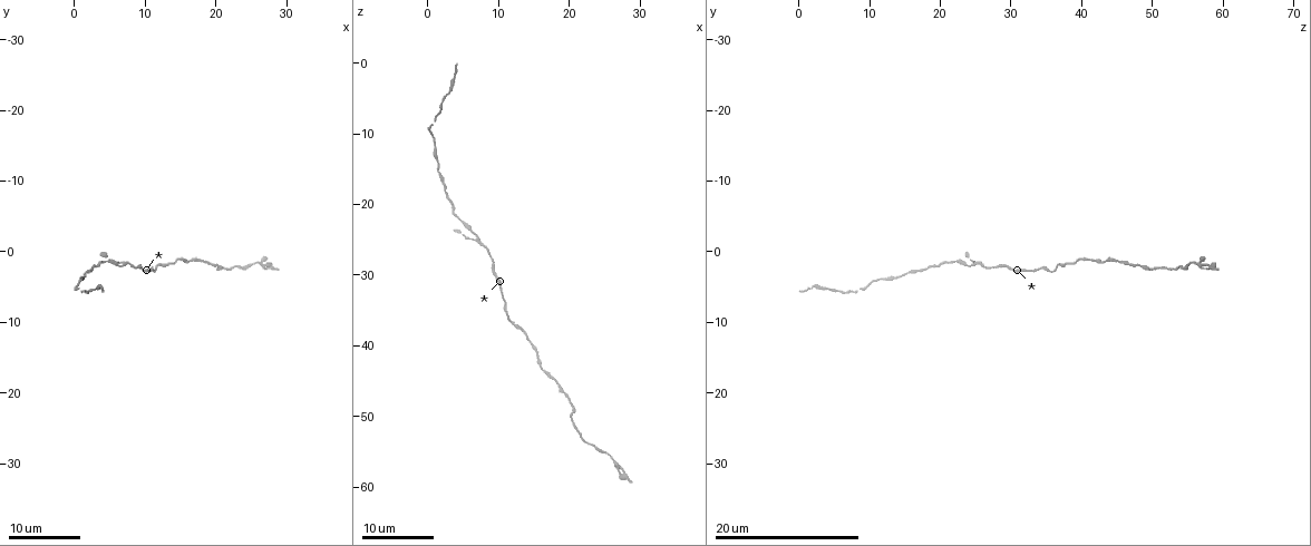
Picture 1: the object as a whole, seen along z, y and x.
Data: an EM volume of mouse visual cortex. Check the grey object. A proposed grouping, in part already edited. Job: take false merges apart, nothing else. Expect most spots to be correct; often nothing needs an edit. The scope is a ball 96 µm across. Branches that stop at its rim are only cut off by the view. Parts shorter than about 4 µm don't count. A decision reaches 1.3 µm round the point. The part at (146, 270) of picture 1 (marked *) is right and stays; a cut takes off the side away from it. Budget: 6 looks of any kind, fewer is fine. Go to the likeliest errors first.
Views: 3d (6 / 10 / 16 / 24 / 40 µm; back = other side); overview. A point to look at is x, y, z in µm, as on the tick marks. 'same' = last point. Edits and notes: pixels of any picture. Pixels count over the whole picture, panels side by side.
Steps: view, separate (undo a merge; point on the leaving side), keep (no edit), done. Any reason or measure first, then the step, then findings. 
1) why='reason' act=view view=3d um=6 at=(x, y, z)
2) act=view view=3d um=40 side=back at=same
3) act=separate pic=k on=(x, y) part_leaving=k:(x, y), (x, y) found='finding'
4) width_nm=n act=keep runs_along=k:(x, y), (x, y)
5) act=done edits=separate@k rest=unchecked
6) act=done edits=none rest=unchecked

why='narrows sharply' act=view view=3d um=16 at=(20.0, 2.0, 48.0)

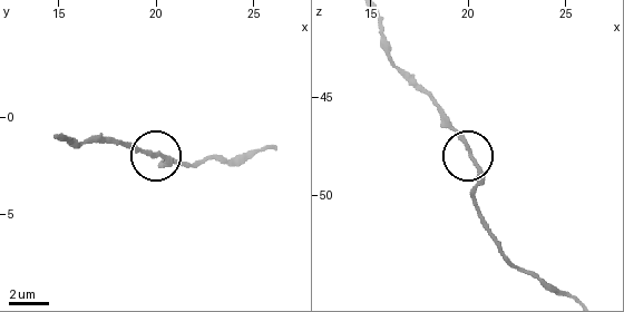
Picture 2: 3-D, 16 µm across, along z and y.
why='zoom in' act=view view=3d um=10 at=(20.1, 1.8, 48.1)

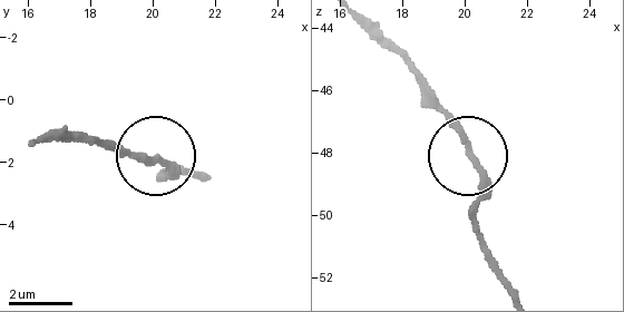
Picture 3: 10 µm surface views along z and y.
width_nm=190 act=keep runs_along=3:(368, 25), (466, 145), (479, 176), (471, 224), (479, 245) found='one neuron here'

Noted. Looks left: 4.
act=view view=3d um=24 at=(25.5, 1.5, 55.5)

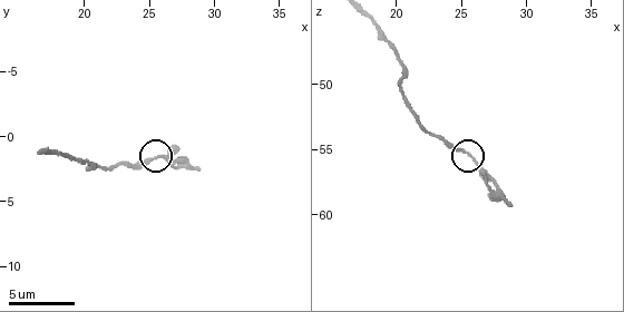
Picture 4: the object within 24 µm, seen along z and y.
why='closer look' act=view view=3d um=10 at=(25.6, 1.6, 55.4)

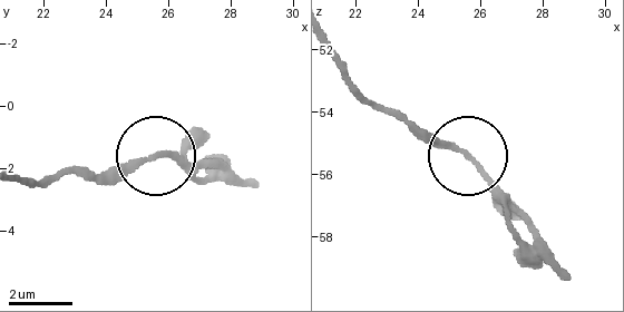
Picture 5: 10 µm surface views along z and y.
act=keep runs_along=5:(20, 177), (76, 169), (116, 177), (164, 154), (225, 162) found='one neuron here'

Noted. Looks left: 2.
why='sudden change in width' act=view view=3d um=16 at=(1.5, 4.0, 13.5)

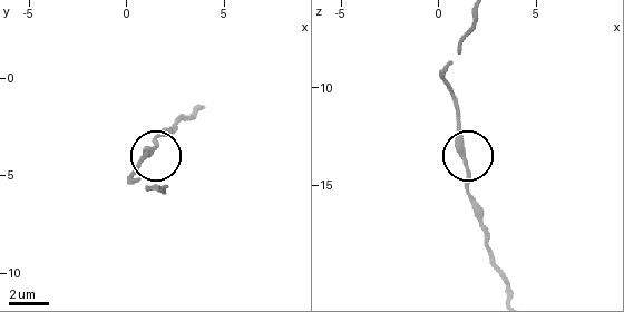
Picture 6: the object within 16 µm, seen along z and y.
act=view view=3d um=10 at=same

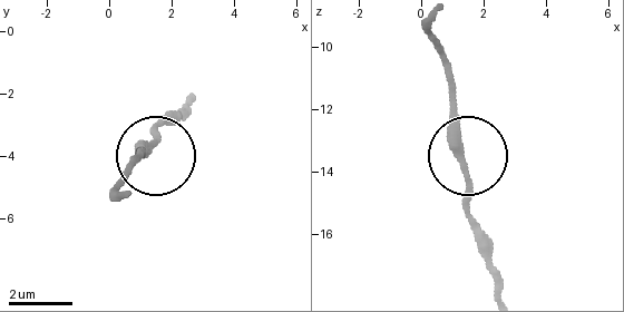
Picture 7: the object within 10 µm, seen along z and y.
act=keep found='continuous, no second neuron'

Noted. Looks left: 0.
act=done edits=none rest=unchecked

